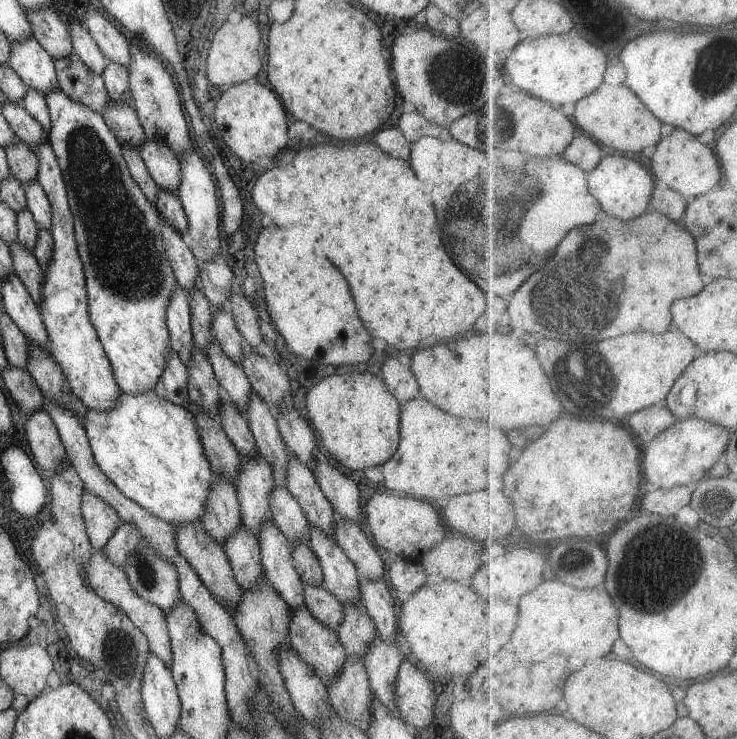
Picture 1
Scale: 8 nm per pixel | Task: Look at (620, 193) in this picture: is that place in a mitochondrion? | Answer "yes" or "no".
no

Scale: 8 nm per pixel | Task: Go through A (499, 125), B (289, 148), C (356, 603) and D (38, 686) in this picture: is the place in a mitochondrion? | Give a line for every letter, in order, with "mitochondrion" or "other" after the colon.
A: mitochondrion
B: other
C: other
D: other

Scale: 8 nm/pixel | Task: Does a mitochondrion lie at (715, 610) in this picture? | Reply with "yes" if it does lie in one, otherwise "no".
no

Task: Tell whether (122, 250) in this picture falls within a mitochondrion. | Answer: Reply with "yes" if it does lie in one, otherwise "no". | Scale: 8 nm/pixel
yes

